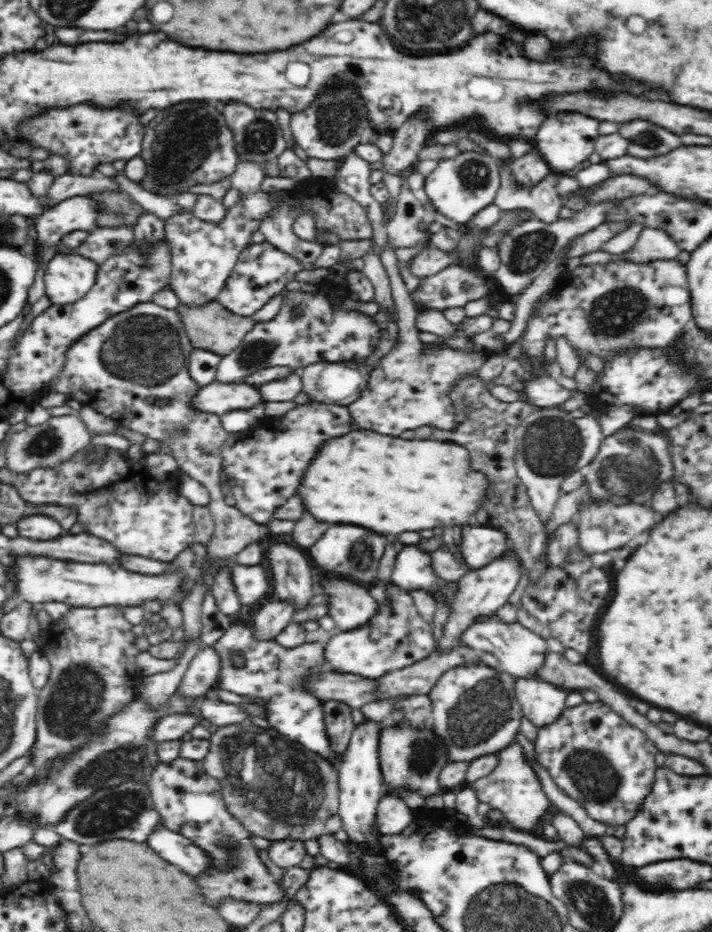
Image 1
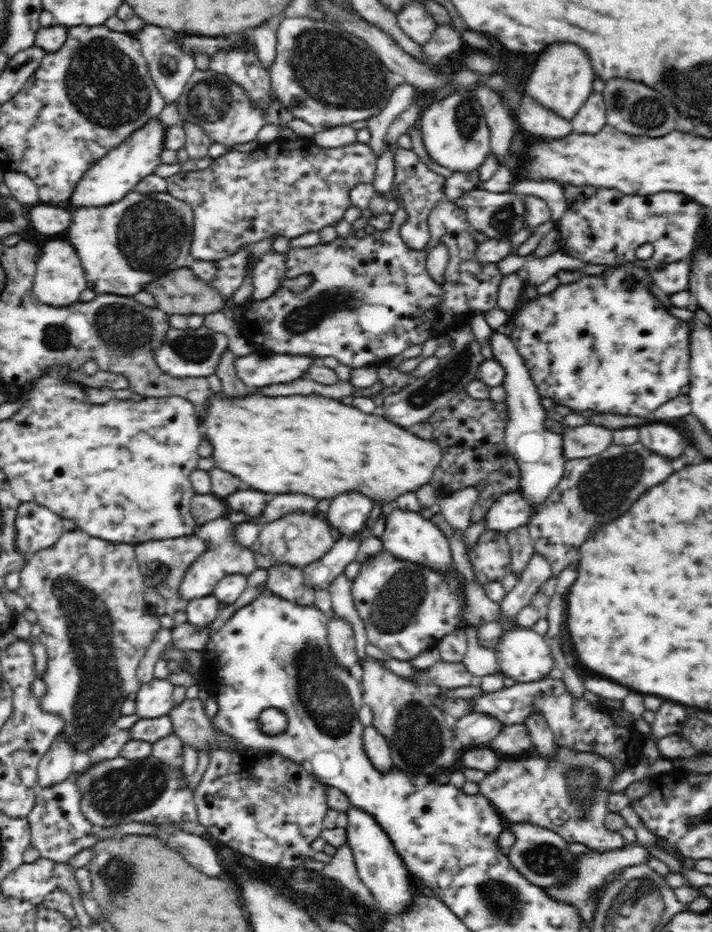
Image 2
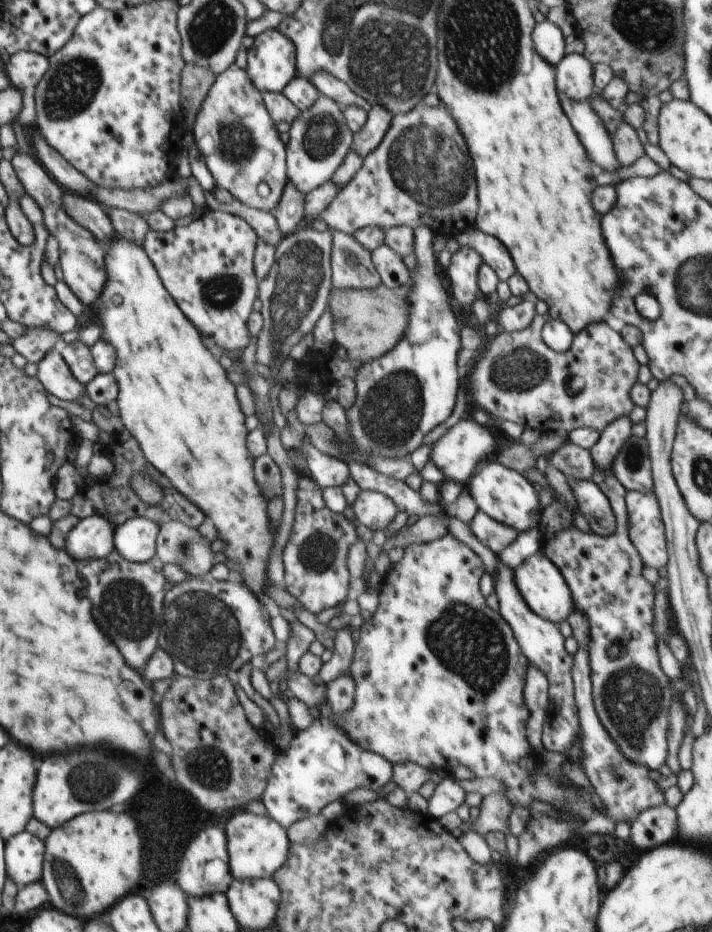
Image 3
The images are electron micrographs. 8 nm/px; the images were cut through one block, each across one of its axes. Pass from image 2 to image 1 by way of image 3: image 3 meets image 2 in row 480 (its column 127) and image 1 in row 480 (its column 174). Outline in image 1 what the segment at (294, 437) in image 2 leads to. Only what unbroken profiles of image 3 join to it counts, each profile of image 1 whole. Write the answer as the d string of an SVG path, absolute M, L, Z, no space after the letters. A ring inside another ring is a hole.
M359 428L344 438L332 438L324 444L308 470L301 472L295 494L302 497L307 513L317 521L352 522L368 526L378 534L402 534L471 524L472 516L486 502L487 489L484 473L473 468L468 449L459 443L440 439L404 440Z

